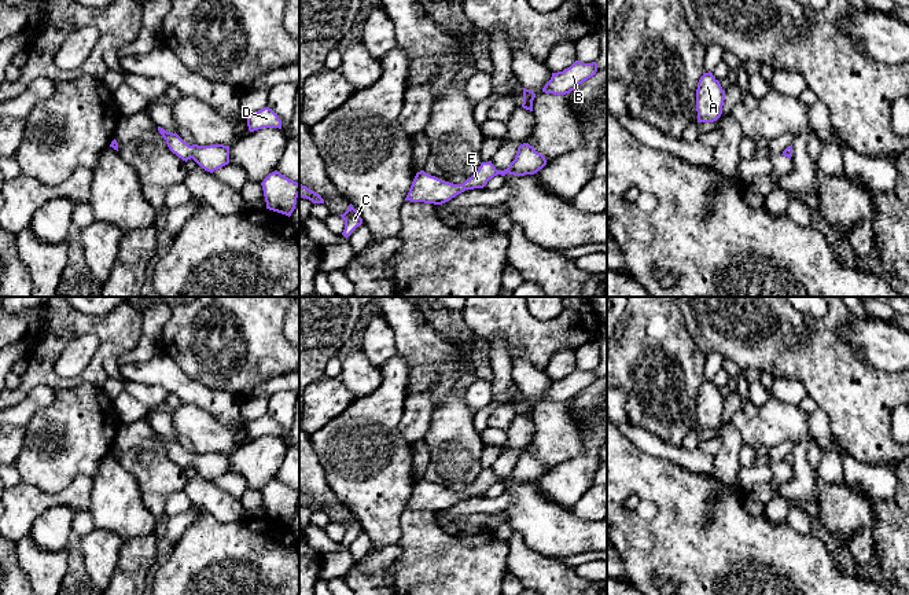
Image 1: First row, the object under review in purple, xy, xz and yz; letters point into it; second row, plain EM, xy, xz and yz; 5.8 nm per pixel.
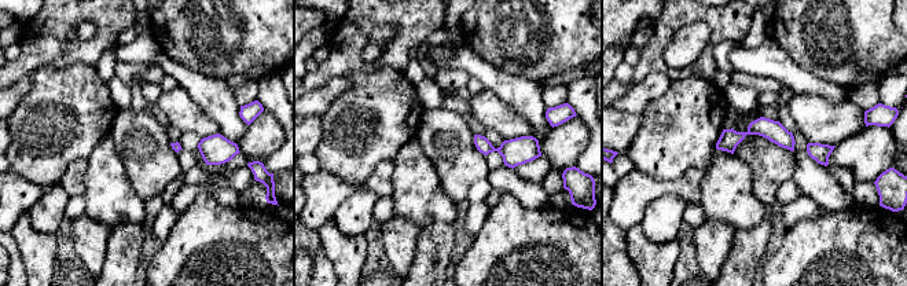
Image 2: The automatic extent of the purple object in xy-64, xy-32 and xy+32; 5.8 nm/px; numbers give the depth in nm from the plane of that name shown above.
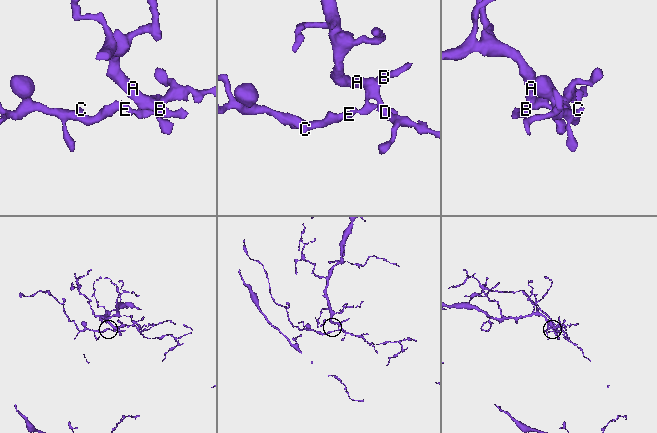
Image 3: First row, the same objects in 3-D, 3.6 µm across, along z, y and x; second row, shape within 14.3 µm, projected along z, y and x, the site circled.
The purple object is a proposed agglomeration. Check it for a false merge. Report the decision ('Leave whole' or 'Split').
Leave whole

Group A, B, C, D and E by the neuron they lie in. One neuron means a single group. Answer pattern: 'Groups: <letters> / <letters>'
Groups: A B C D E

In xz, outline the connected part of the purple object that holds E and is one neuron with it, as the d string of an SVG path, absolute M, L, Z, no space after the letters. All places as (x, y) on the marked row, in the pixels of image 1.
M523 143L518 147L515 159L507 169L497 170L492 161L482 162L478 170L463 184L453 184L420 170L416 173L405 201L442 205L465 190L483 188L497 175L534 175L545 165L545 157L529 143Z

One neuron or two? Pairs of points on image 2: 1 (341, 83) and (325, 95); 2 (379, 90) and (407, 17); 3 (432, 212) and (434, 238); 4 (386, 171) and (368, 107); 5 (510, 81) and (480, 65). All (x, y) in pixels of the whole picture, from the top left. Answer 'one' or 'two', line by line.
1: one
2: two
3: two
4: two
5: one

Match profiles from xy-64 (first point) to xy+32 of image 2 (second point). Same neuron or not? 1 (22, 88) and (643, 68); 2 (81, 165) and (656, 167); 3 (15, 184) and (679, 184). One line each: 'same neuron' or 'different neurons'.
1: different neurons
2: different neurons
3: same neuron

